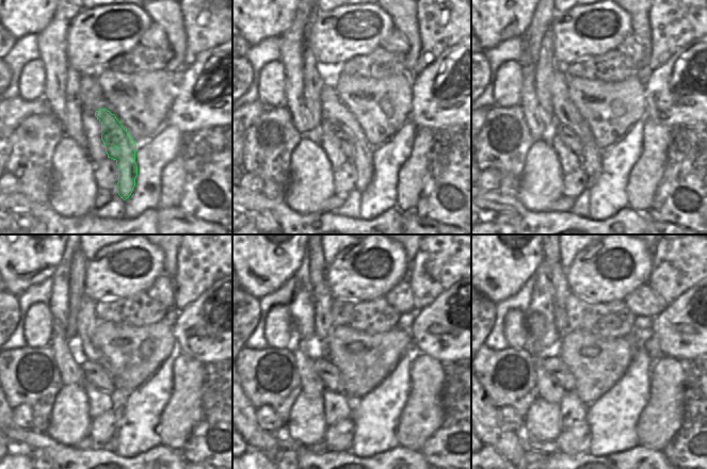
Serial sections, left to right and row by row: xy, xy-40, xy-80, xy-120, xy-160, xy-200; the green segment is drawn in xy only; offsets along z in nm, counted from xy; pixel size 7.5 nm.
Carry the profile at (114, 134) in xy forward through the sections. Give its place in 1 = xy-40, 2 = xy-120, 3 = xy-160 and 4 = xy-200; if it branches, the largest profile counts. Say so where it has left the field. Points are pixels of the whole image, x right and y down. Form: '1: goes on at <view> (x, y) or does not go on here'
1: goes on at xy-40 (354, 144)
2: goes on at xy-120 (82, 341)
3: goes on at xy-160 (321, 294)
4: goes on at xy-200 (557, 276)

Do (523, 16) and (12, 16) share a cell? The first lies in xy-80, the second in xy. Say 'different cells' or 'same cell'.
same cell

